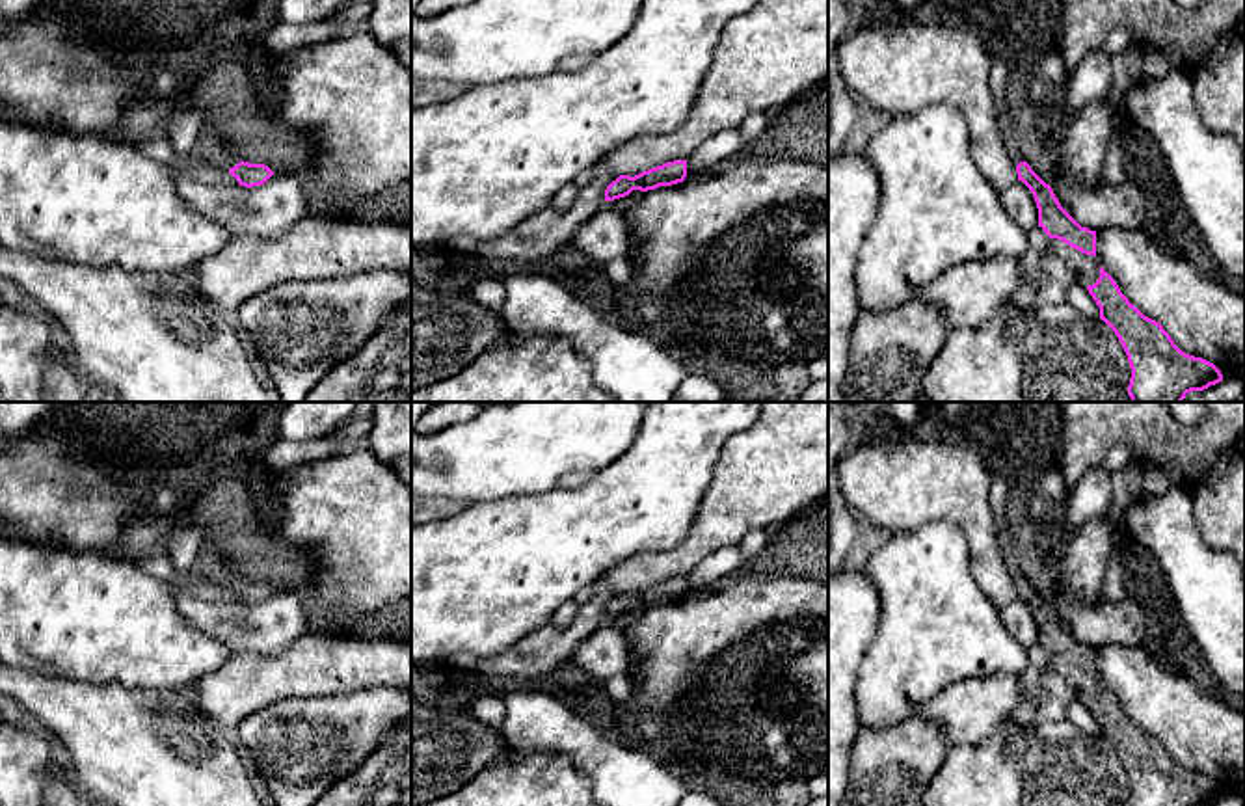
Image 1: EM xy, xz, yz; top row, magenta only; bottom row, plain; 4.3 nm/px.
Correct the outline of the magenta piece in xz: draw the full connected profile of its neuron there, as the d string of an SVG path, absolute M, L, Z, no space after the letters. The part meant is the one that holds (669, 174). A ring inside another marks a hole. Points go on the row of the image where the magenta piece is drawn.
M674 160L663 166L642 171L635 177L620 175L605 190L605 201L614 201L629 195L633 190L648 192L659 186L683 182L687 177L687 160Z

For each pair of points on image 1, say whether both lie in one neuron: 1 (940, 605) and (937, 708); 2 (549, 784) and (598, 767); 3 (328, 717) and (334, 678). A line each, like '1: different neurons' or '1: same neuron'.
1: different neurons
2: different neurons
3: different neurons

